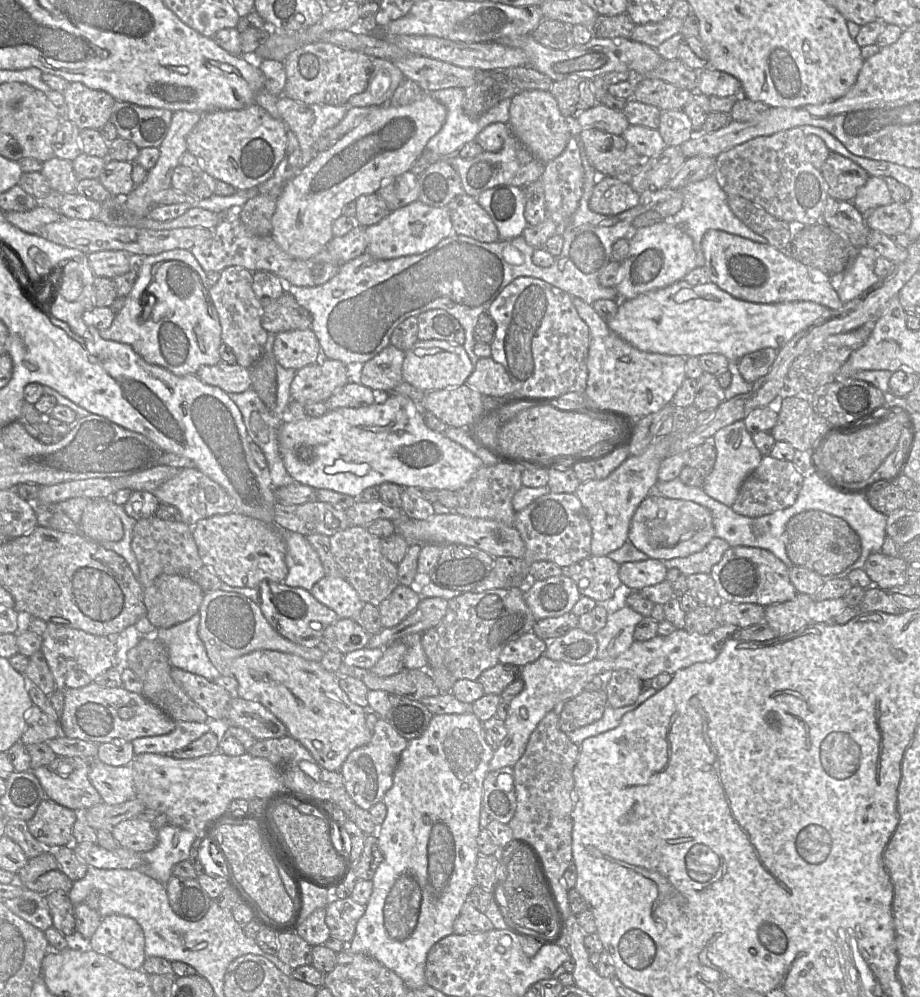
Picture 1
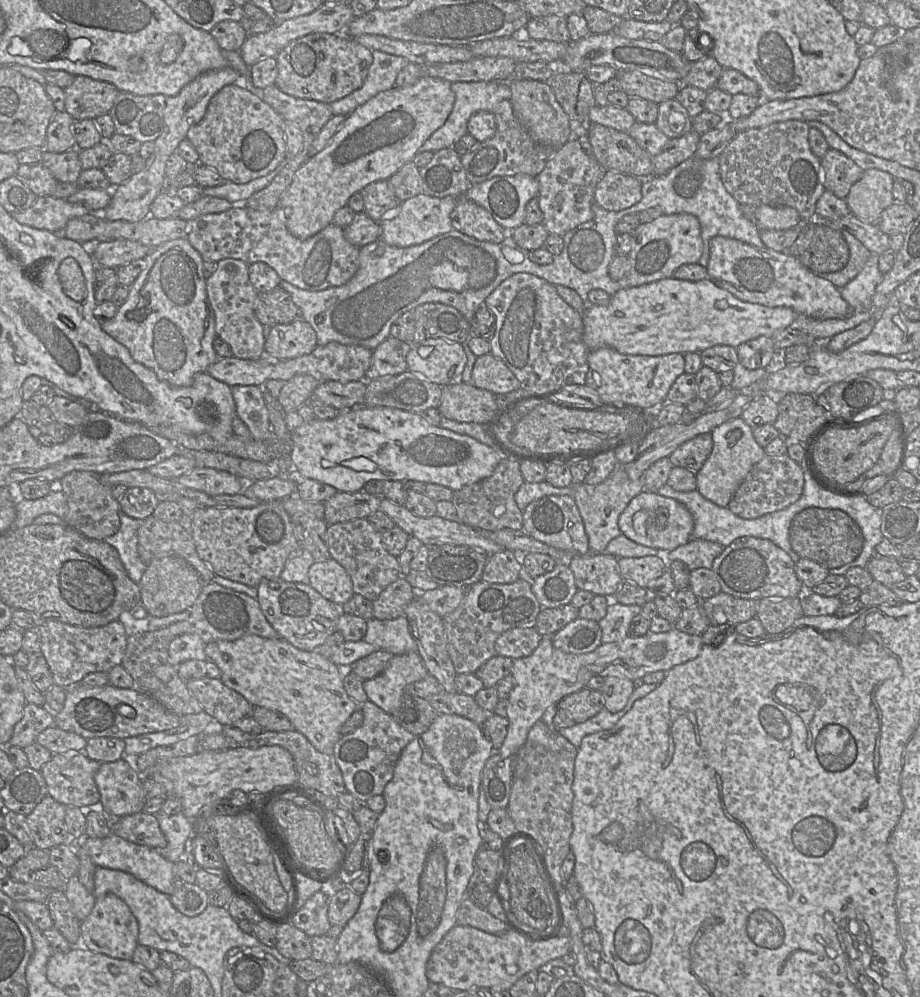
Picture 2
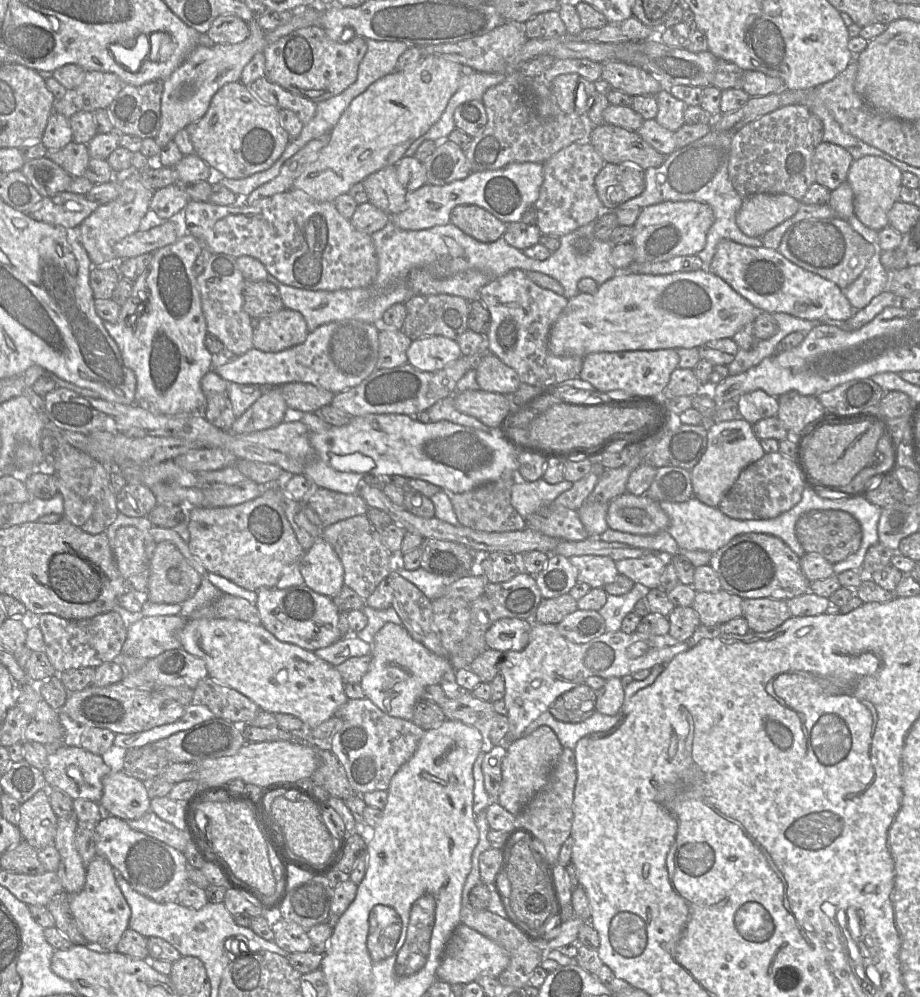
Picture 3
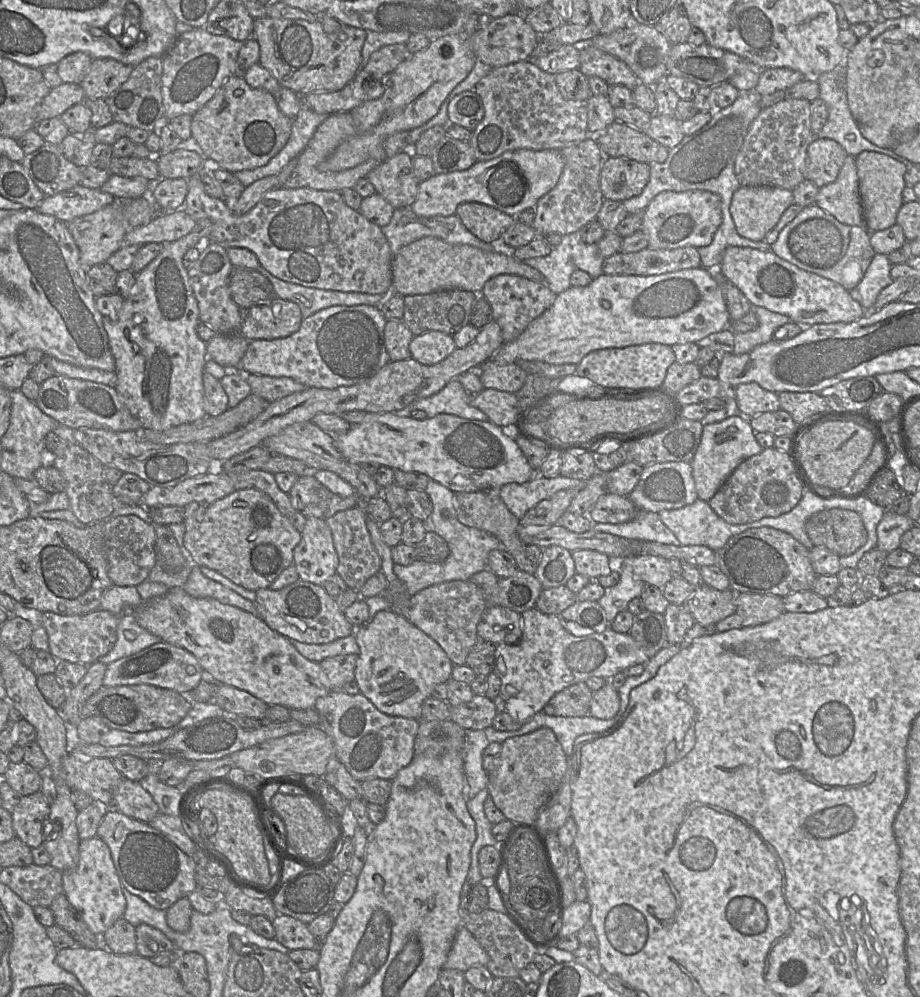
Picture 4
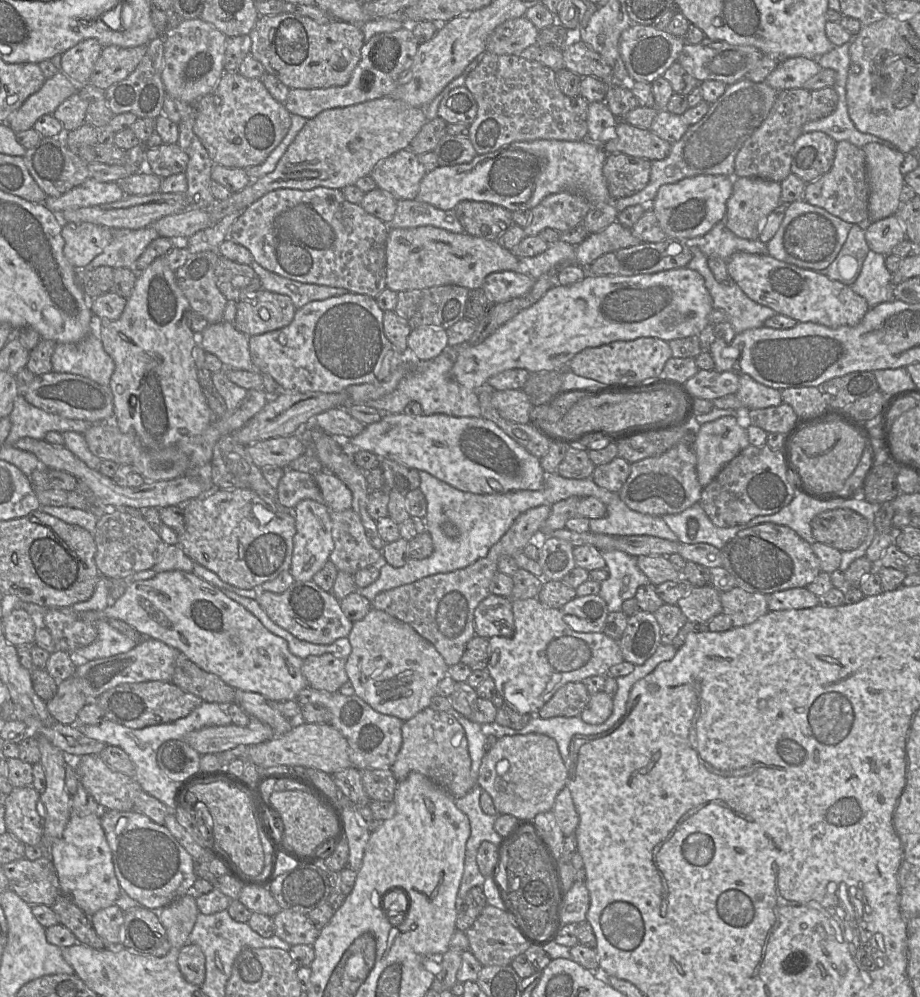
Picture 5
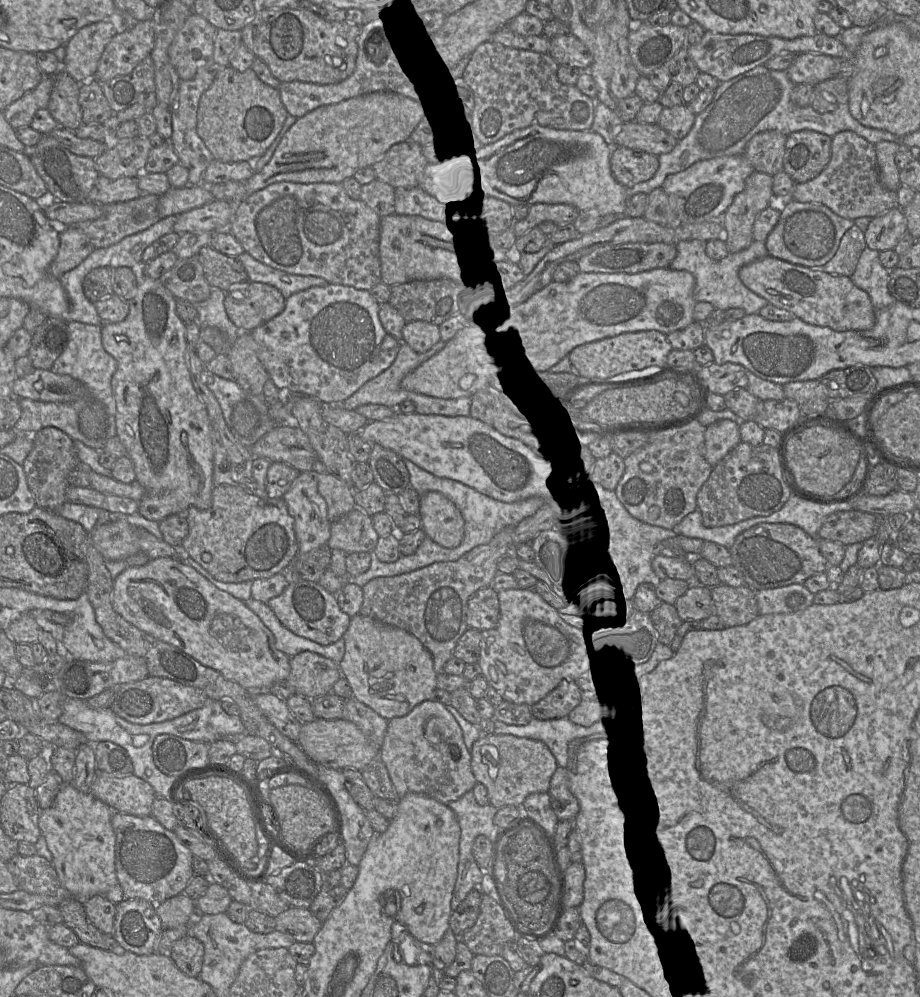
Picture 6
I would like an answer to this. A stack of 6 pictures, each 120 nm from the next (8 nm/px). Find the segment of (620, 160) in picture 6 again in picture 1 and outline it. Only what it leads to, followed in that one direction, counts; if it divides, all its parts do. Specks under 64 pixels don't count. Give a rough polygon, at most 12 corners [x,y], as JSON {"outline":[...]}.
{"outline":[[600,176],[592,211],[614,216],[640,201],[625,178]]}

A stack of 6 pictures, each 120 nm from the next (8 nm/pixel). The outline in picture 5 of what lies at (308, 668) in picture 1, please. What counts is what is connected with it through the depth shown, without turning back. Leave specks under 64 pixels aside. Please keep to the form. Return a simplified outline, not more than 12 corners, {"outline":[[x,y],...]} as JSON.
{"outline":[[180,570],[103,610],[235,690],[296,700],[303,659]]}

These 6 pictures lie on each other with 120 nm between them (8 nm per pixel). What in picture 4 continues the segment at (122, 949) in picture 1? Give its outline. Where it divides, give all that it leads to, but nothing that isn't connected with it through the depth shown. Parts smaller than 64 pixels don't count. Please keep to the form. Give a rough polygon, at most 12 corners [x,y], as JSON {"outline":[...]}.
{"outline":[[80,840],[63,893],[92,933],[123,917],[126,899],[108,845]]}

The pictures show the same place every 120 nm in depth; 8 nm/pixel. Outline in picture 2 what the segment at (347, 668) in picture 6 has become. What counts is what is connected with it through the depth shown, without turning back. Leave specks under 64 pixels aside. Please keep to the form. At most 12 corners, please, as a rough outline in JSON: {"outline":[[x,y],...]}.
{"outline":[[418,652],[393,655],[363,682],[368,700],[392,714],[409,684],[427,676]]}

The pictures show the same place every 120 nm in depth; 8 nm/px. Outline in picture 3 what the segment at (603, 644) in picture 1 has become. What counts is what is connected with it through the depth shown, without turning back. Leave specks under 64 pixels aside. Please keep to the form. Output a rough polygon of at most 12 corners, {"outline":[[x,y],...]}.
{"outline":[[635,583],[626,594],[608,594],[598,610],[606,632],[619,631],[624,617],[646,596]]}

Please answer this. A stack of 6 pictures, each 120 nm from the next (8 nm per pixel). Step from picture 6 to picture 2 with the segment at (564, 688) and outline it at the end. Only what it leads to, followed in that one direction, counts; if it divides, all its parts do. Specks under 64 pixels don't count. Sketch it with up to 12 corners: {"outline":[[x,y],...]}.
{"outline":[[584,687],[556,706],[554,729],[583,723],[604,708],[600,690]]}

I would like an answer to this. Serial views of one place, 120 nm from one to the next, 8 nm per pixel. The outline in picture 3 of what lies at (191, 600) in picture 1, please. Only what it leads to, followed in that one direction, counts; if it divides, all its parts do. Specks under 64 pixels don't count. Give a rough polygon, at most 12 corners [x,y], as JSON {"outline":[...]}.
{"outline":[[167,541],[155,543],[146,598],[185,602],[203,578]]}

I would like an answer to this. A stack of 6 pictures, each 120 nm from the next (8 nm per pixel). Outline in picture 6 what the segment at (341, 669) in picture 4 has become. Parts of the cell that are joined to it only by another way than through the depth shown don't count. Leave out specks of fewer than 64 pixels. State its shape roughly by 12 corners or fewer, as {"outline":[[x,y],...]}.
{"outline":[[311,651],[291,657],[285,682],[308,699],[333,693],[340,665]]}

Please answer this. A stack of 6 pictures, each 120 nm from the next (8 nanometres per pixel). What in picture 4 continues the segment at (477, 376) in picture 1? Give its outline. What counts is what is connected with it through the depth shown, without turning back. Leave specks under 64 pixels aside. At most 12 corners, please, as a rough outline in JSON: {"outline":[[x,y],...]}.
{"outline":[[492,359],[477,368],[484,388],[517,393],[527,373]]}

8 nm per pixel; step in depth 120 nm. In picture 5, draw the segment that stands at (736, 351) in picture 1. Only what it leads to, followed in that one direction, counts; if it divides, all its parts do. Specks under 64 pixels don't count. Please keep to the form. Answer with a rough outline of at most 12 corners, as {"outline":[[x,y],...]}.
{"outline":[[687,267],[552,286],[452,375],[480,390],[520,368],[558,370],[585,348],[709,324]]}

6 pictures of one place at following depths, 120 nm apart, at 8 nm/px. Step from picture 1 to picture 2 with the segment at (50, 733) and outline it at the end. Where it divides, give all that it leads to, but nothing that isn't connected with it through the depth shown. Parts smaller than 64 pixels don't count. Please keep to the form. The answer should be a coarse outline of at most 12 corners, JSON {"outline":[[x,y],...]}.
{"outline":[[26,703],[9,745],[25,748],[55,725],[45,706]]}

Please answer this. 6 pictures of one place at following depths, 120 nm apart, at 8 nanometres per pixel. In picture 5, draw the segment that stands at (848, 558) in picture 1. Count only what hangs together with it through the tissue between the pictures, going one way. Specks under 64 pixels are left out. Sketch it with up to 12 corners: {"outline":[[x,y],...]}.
{"outline":[[830,509],[811,521],[815,540],[840,552],[858,548],[867,520]]}

